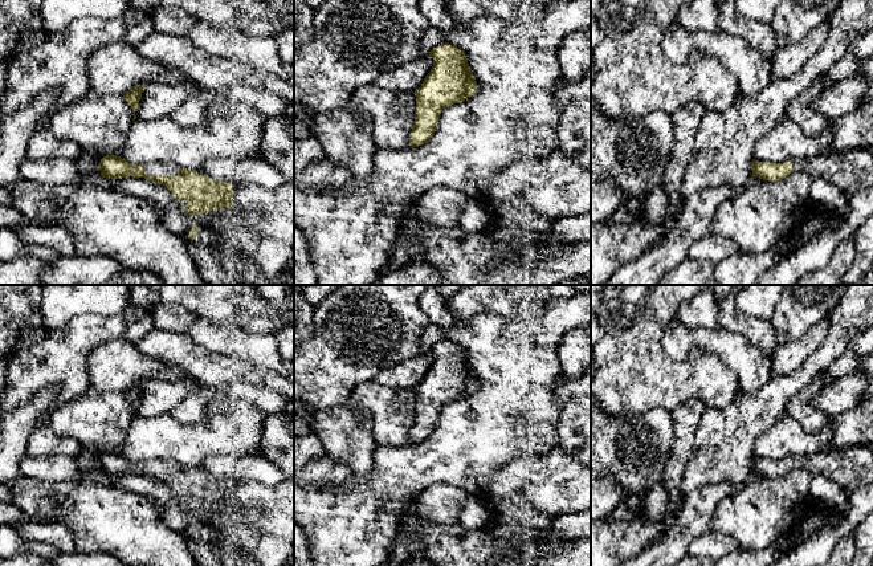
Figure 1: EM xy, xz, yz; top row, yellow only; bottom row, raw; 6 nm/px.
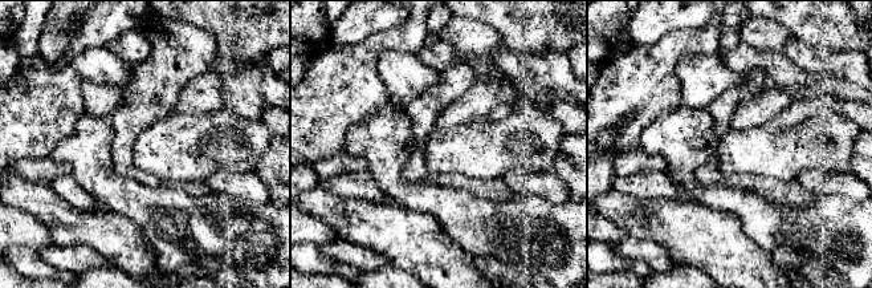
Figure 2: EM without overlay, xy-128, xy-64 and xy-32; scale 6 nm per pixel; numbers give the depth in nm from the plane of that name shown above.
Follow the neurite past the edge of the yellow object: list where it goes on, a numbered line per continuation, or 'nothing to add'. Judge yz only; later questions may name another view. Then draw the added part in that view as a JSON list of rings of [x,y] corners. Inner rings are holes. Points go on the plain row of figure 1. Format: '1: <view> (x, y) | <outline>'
1: yz (852, 468) | [[[868,445],[792,456],[792,465],[827,476],[849,494],[873,485],[873,451]]]

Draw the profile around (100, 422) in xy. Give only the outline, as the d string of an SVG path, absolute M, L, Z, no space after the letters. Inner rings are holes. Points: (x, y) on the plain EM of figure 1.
M89 388L85 394L57 407L50 415L49 424L57 436L76 439L81 449L99 461L103 453L123 443L134 418L134 407L123 392L101 392Z

